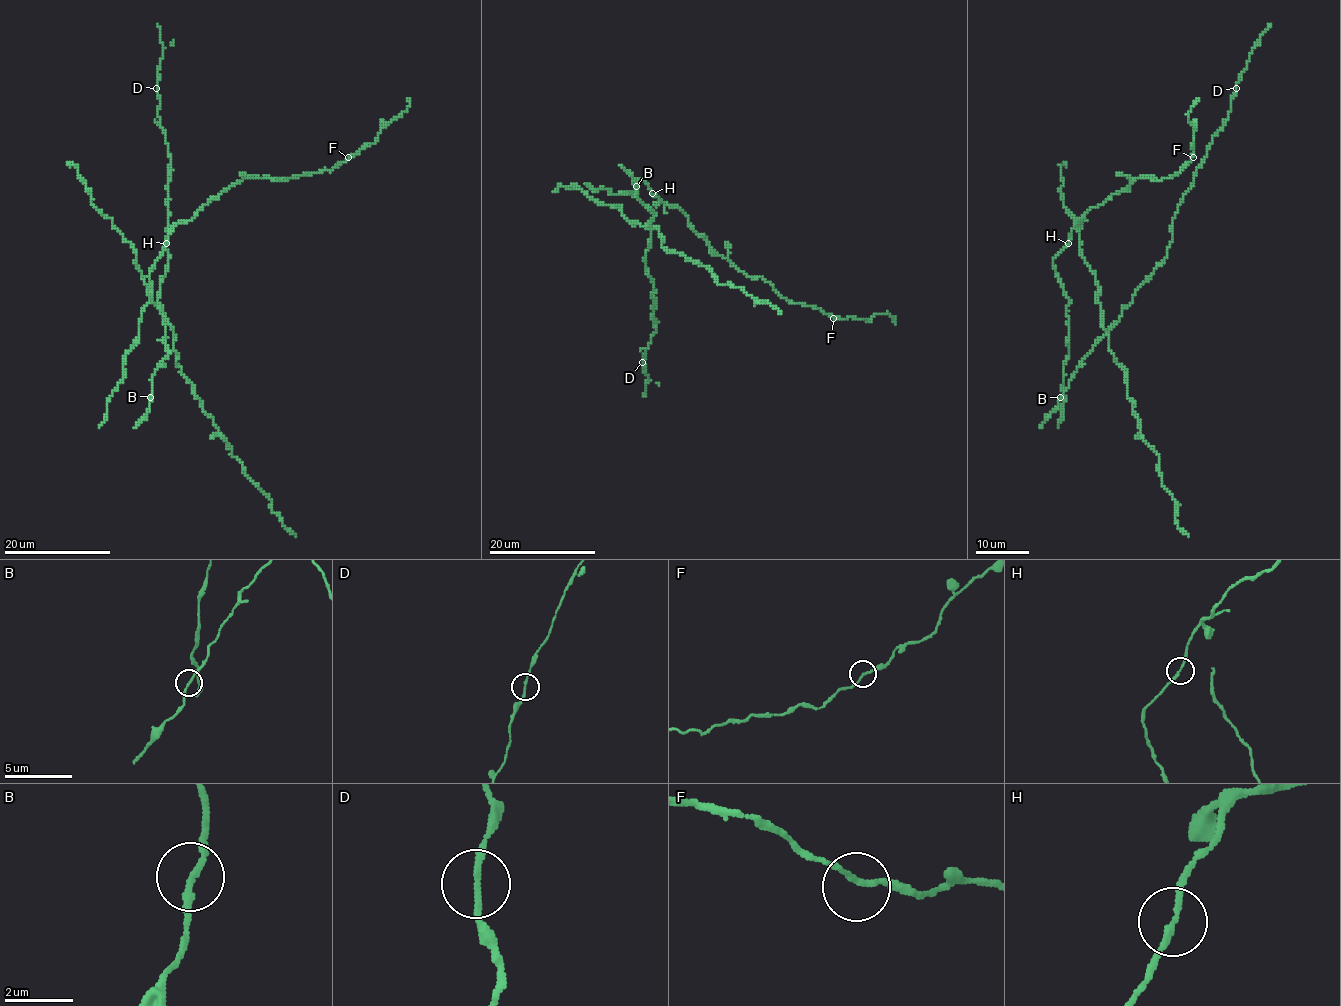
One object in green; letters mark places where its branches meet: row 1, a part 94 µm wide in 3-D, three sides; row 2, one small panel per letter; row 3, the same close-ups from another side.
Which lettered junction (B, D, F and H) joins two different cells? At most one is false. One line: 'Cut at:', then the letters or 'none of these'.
Cut at: none of these

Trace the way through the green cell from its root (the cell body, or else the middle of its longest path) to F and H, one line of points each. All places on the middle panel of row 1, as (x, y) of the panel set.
F: (612, 194), (634, 195), (642, 179), (715, 253), (790, 301), (833, 318)
H: (612, 194), (634, 195), (634, 183), (638, 179), (647, 184), (651, 194)

